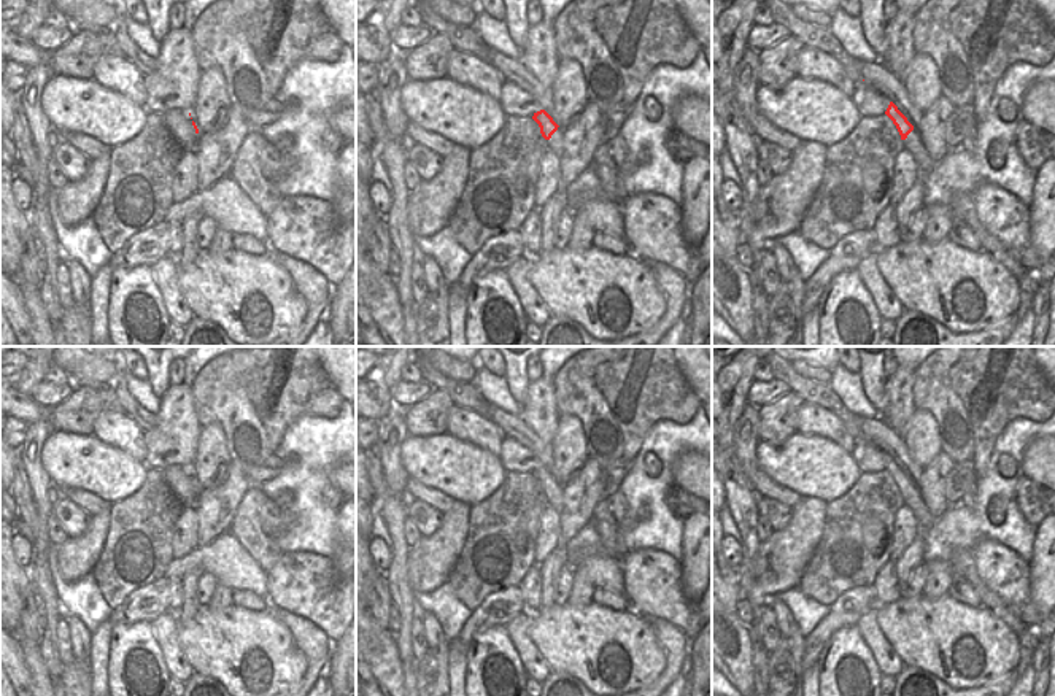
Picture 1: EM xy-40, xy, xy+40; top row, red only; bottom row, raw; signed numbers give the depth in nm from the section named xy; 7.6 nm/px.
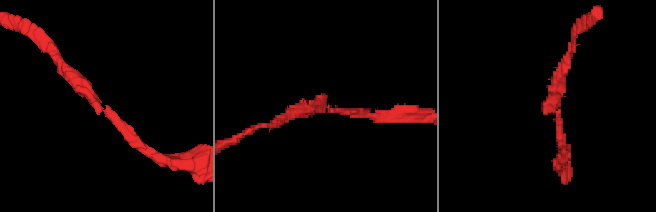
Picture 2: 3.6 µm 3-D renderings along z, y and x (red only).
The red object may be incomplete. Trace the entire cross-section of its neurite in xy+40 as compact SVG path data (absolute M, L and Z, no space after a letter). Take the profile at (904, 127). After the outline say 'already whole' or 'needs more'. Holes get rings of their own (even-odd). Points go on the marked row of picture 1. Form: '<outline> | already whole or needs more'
M890 102L885 114L893 121L893 124L896 126L901 140L906 140L907 135L914 130L914 126L907 121L907 118L898 110L898 106Z | already whole

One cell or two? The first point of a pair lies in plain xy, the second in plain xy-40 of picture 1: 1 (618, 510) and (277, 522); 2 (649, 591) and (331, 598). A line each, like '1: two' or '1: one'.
1: one
2: one

